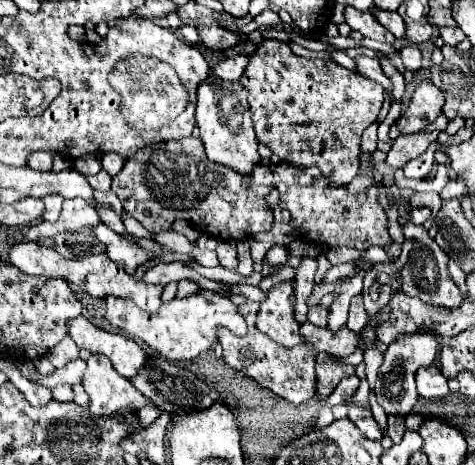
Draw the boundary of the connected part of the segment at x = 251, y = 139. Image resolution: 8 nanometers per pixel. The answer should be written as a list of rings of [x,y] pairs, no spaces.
[[[210,73],[210,77],[198,87],[196,121],[200,139],[206,147],[206,155],[212,163],[228,165],[228,169],[236,169],[236,173],[240,173],[242,177],[250,177],[252,169],[262,163],[262,157],[258,155],[256,131],[250,117],[252,113],[248,105],[248,93],[242,89],[240,81],[220,81]]]

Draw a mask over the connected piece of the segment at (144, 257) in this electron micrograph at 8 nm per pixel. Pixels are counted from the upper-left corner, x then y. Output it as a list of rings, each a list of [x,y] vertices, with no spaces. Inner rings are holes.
[[[100,223],[98,227],[94,227],[94,235],[106,245],[106,255],[112,261],[120,261],[124,263],[128,273],[134,273],[140,265],[154,261],[156,255],[148,253],[146,249],[142,249],[136,243],[130,243],[126,239],[122,239],[120,235],[116,235],[112,229],[108,229],[104,223]]]

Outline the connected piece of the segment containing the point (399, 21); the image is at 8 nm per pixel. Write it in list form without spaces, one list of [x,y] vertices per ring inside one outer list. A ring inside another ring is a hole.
[[[372,11],[374,17],[390,31],[394,33],[396,39],[404,39],[406,37],[406,23],[404,19],[394,11],[394,13],[388,13],[388,11]]]

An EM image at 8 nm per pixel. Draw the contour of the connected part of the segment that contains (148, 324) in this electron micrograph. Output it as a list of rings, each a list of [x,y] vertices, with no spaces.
[[[200,291],[186,299],[174,299],[160,307],[160,313],[148,313],[136,307],[129,299],[108,297],[102,300],[106,310],[105,319],[124,333],[130,333],[134,339],[142,339],[148,347],[152,347],[160,357],[168,361],[176,359],[194,359],[200,353],[208,351],[214,343],[218,343],[218,329],[224,327],[230,333],[244,337],[248,333],[244,317],[238,313],[238,307],[224,295],[212,291]]]

